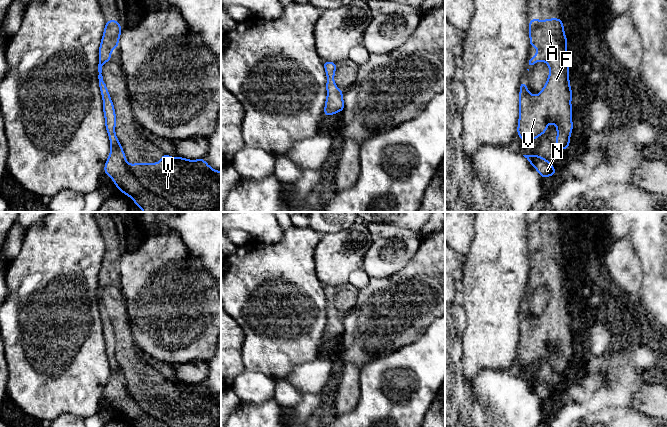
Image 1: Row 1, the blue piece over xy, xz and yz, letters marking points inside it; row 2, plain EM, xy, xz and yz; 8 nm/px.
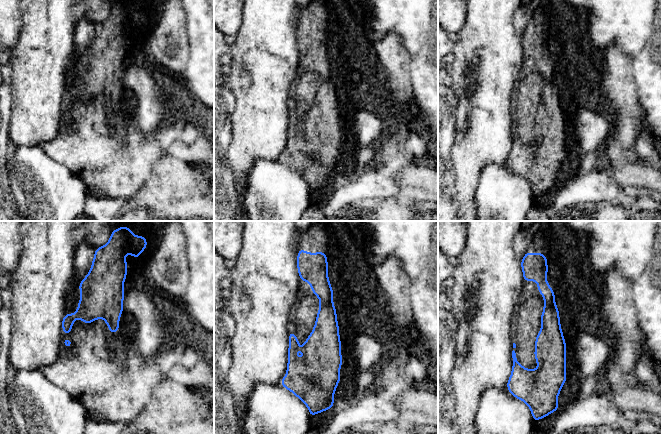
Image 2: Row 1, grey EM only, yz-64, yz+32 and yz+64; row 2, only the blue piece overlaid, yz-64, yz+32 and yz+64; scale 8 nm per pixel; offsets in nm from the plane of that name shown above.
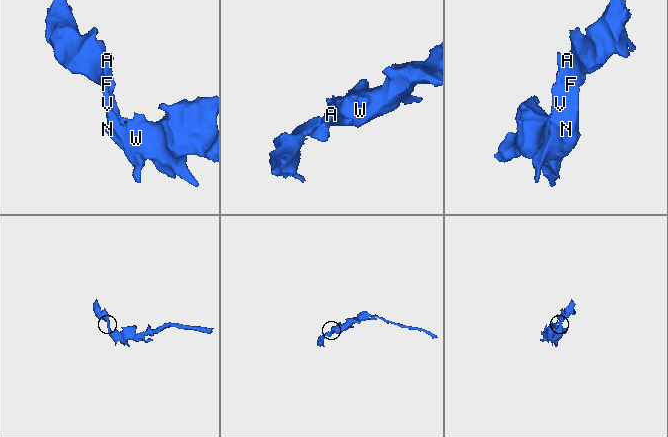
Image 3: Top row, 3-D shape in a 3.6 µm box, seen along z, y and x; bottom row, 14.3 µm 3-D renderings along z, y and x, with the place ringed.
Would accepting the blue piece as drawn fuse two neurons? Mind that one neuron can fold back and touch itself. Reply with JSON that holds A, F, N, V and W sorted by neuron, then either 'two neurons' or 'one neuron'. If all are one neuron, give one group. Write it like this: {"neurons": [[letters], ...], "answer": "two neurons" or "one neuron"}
{"neurons": [["A", "F", "N", "V", "W"]], "answer": "one neuron"}

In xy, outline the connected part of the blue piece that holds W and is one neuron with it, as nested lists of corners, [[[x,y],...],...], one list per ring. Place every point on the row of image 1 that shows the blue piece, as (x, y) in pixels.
[[[106,21],[98,64],[105,125],[111,143],[104,173],[144,212],[221,212],[221,172],[212,169],[204,158],[175,159],[162,154],[159,163],[130,165],[126,161],[115,134],[115,109],[101,74],[102,65],[111,60],[111,51],[119,45],[120,35],[120,22]]]

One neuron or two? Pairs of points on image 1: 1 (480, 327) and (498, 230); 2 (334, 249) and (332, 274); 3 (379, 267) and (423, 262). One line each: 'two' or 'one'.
1: one
2: one
3: two

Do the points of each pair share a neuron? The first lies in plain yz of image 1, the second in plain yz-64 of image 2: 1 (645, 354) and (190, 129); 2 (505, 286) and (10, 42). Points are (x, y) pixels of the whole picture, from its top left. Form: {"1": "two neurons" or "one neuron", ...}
{"1": "one neuron", "2": "two neurons"}

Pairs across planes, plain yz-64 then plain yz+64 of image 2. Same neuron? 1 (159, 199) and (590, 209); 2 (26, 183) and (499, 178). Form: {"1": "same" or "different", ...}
{"1": "same", "2": "same"}

